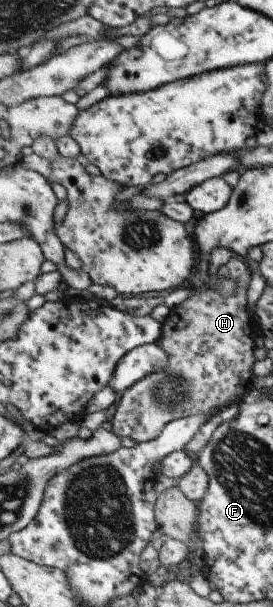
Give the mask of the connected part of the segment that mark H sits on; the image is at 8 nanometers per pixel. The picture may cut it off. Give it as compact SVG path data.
M237 255L223 266L218 273L240 283L239 291L232 296L225 297L215 290L201 291L191 295L178 306L173 306L164 325L164 332L157 342L169 353L168 364L164 370L157 370L144 377L140 382L132 385L122 393L116 412L112 418L113 432L119 437L129 437L136 444L156 440L167 424L181 418L188 418L197 414L215 415L221 407L239 404L246 395L254 389L254 365L256 364L256 346L254 335L253 313L247 309L247 325L245 325L245 307L247 305L247 291L251 283L251 270L247 261Z

